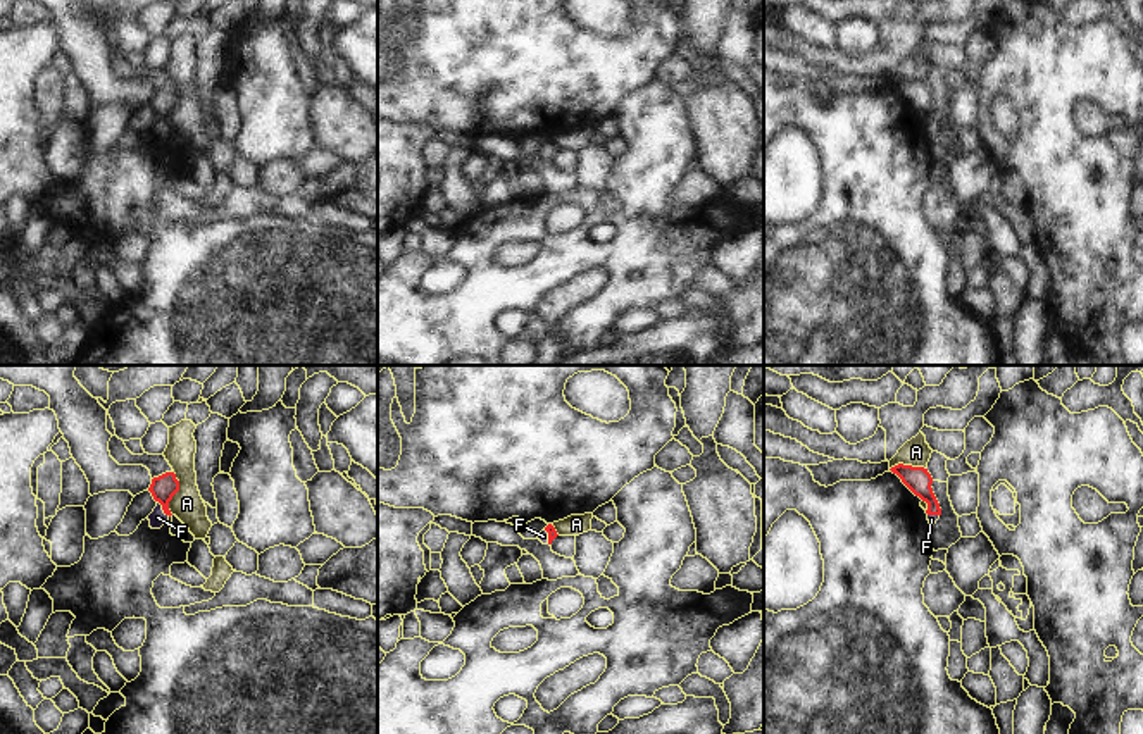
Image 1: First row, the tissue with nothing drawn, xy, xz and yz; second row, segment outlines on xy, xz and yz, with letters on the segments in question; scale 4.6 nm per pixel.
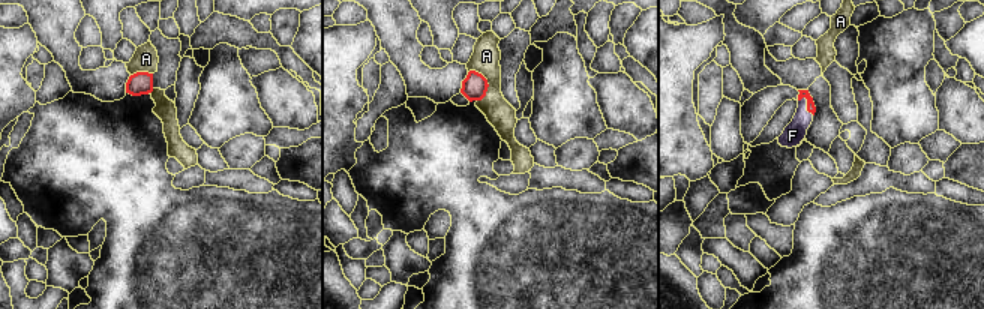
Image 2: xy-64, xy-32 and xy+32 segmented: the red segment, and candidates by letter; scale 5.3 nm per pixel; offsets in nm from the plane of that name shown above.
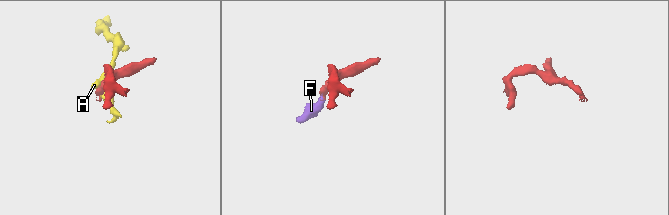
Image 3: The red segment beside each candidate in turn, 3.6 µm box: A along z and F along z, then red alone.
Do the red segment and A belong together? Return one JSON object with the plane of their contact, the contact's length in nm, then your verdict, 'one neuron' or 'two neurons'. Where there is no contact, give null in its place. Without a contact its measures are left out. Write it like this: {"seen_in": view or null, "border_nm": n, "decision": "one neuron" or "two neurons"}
{"seen_in": "xy", "border_nm": 200, "decision": "two neurons"}

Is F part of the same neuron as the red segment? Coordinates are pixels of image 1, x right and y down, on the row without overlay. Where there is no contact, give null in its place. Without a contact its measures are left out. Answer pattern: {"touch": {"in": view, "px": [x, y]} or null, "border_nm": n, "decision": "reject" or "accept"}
{"touch": {"in": "xy", "px": [162, 123]}, "border_nm": 100, "decision": "accept"}

